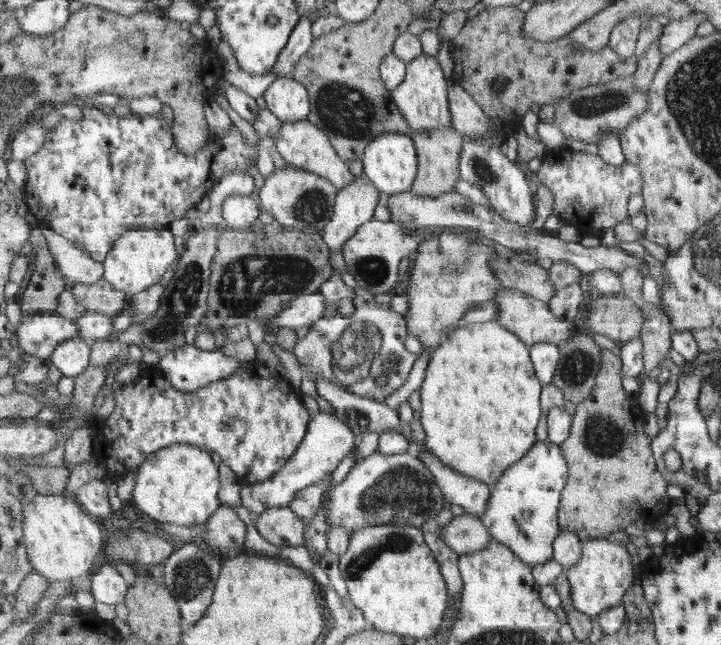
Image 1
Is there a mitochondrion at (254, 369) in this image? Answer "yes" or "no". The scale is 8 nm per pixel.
no

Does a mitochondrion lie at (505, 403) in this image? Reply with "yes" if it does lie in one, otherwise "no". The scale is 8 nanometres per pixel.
no

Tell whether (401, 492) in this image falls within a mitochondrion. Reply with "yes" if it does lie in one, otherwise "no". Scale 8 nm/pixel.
yes

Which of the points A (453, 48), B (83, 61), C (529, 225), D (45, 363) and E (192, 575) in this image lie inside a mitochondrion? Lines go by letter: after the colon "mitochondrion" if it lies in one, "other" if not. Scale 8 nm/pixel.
A: other
B: other
C: other
D: other
E: mitochondrion

